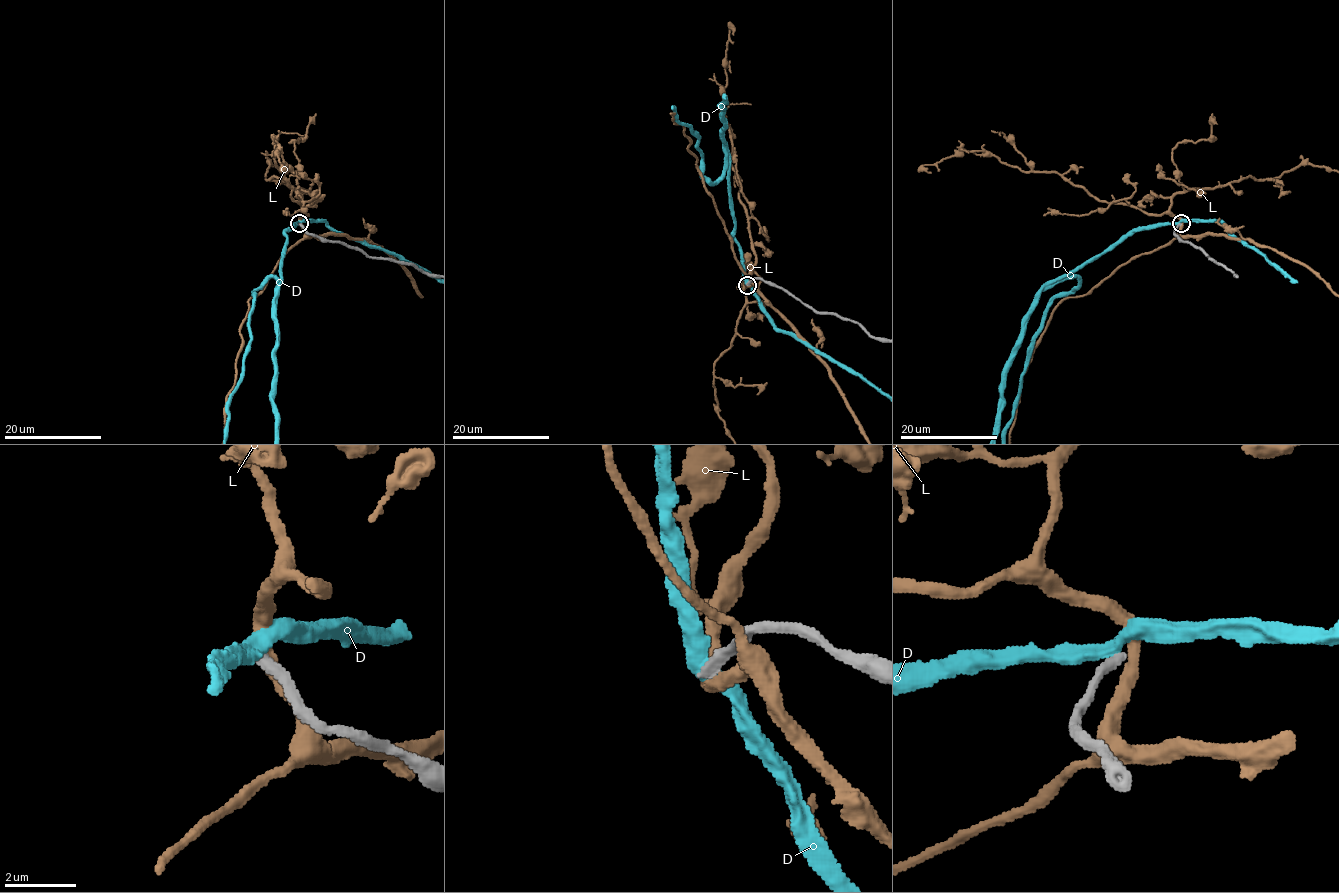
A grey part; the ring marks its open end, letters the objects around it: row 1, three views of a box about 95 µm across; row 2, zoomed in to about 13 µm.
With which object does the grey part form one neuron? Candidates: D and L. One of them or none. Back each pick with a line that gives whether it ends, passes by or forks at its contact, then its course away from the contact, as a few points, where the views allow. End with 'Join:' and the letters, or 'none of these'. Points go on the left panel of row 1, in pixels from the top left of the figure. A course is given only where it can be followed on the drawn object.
Join: none of these

